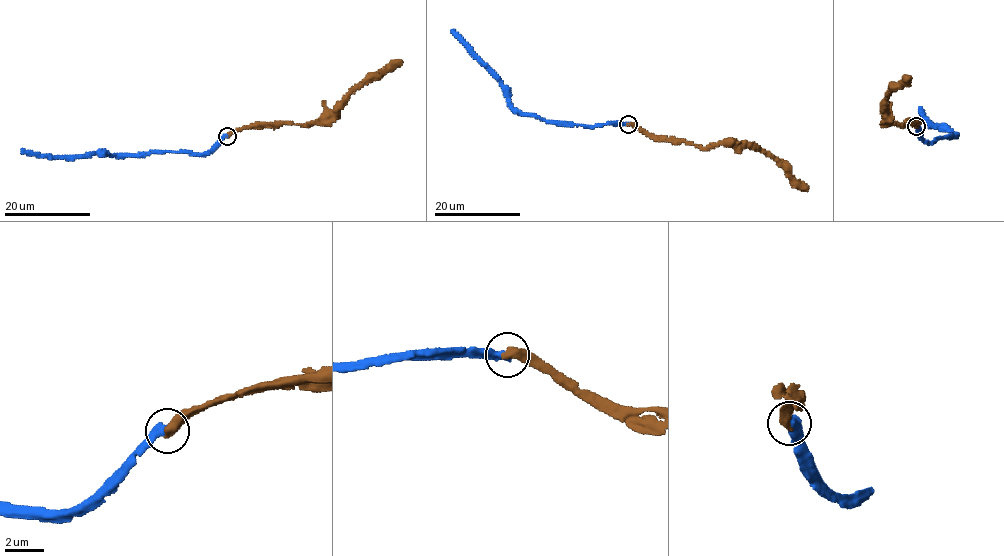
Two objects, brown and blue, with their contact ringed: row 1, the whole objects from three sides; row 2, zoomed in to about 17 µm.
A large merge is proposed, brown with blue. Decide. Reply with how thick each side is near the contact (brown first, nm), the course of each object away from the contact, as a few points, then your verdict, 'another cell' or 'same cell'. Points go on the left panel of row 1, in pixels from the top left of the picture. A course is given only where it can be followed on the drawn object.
460/480 nm | brown via (226, 136), (253, 125), (309, 125), (322, 121), (343, 98), (365, 80), (386, 72), (400, 60) | blue via (226, 136), (204, 154), (154, 151), (45, 157), (29, 154), (22, 150) | another cell

